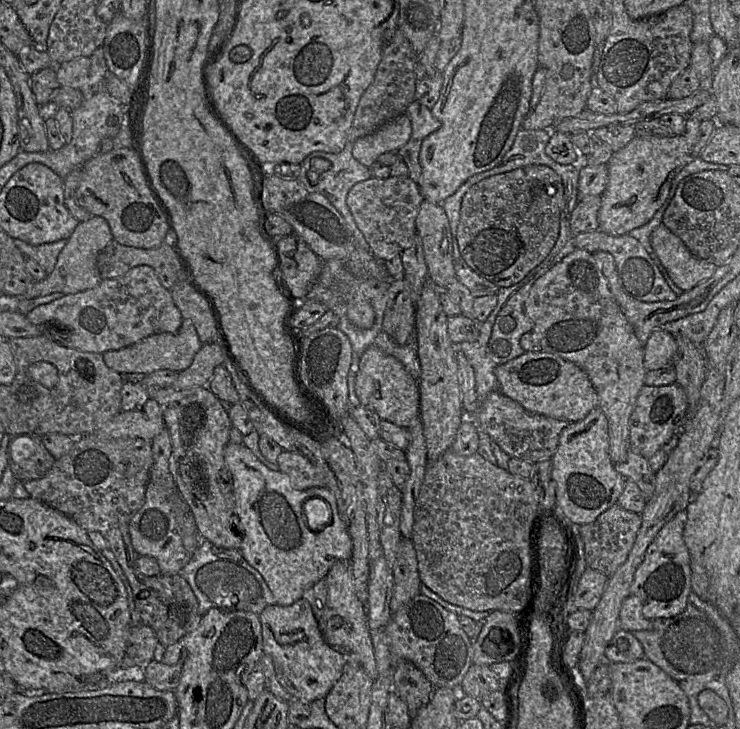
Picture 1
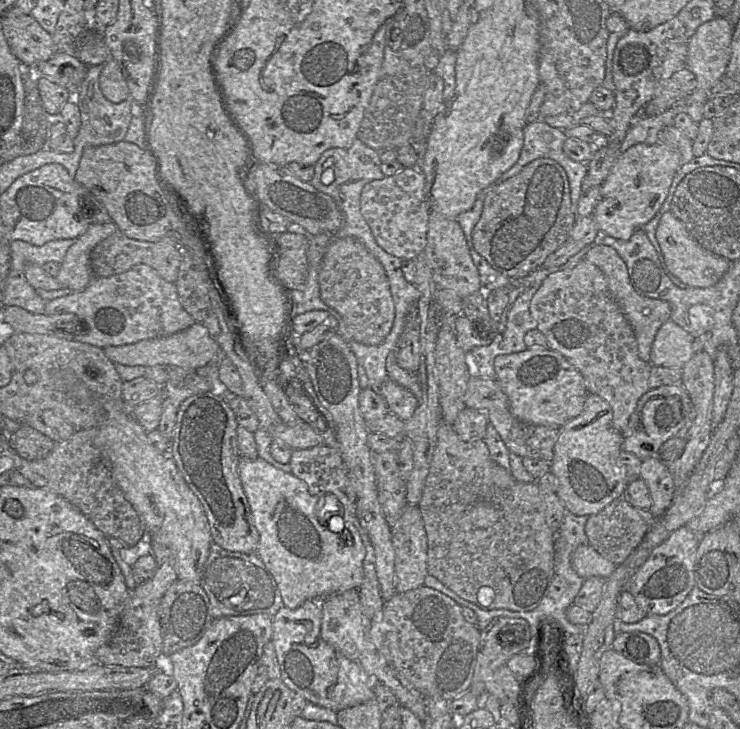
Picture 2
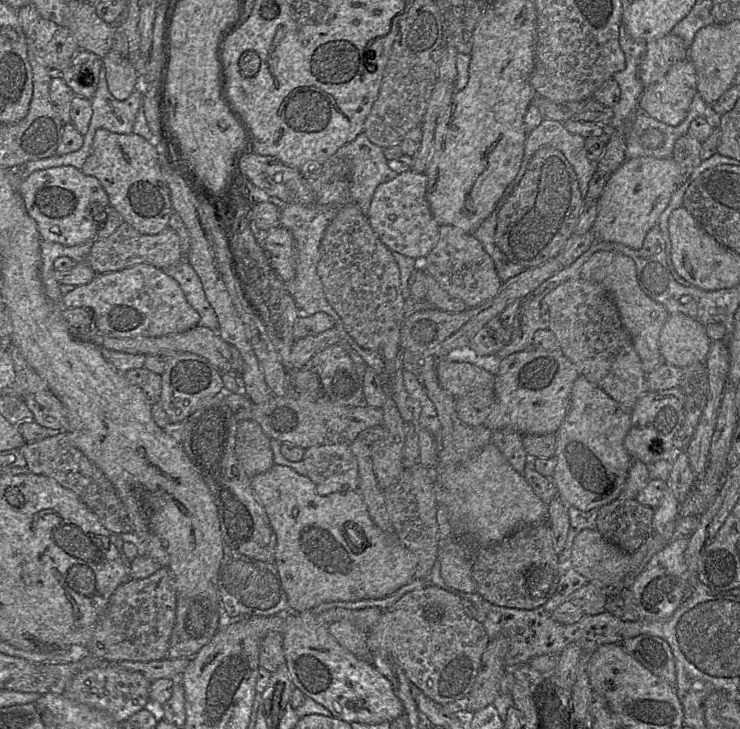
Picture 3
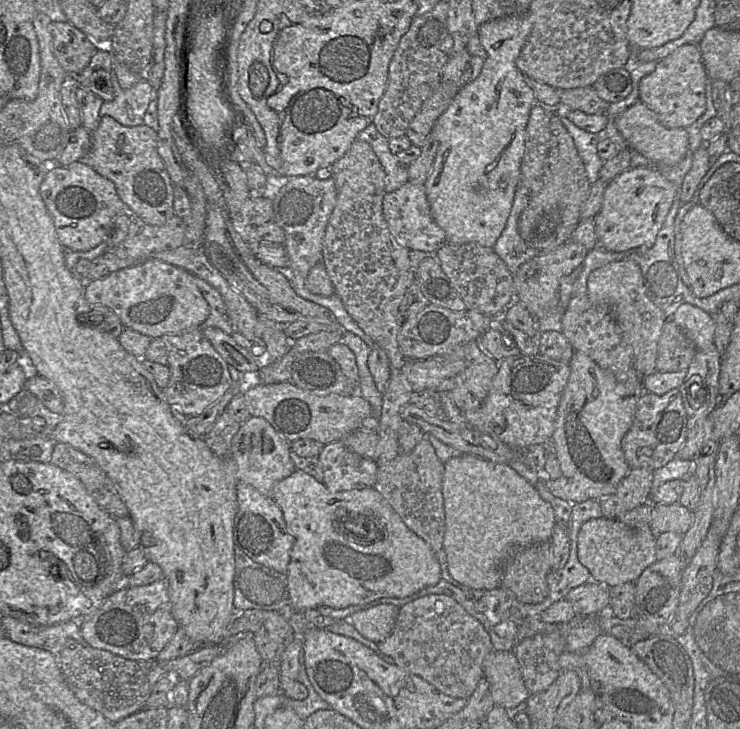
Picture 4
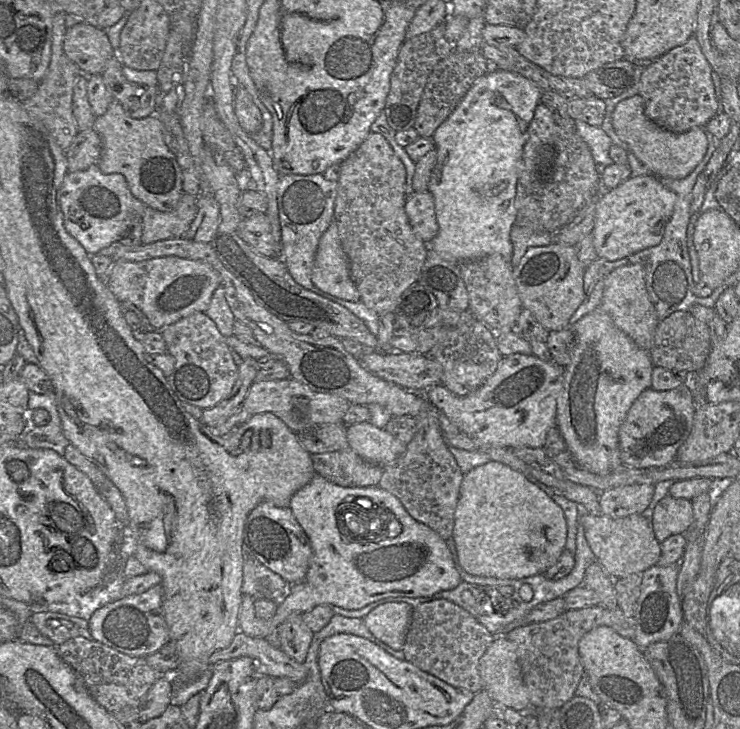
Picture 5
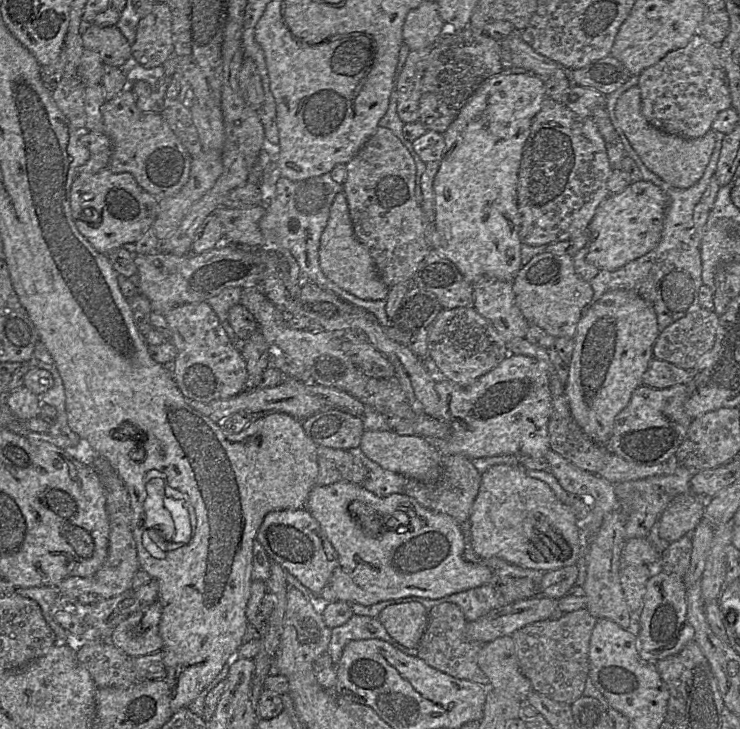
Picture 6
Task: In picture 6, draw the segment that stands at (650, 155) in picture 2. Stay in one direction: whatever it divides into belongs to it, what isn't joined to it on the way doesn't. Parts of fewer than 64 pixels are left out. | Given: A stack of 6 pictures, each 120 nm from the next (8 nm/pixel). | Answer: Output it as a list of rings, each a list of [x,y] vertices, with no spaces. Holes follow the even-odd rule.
[[[640,180],[620,193],[609,194],[588,227],[587,262],[599,270],[615,271],[647,254],[661,239],[666,210],[665,194],[649,181]]]

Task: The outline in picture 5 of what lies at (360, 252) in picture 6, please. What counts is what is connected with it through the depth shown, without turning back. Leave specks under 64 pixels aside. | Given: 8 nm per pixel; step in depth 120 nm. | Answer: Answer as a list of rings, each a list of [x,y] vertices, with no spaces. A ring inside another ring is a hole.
[[[334,221],[320,238],[311,279],[317,288],[327,294],[352,302],[360,301],[360,293],[351,277],[349,260]]]

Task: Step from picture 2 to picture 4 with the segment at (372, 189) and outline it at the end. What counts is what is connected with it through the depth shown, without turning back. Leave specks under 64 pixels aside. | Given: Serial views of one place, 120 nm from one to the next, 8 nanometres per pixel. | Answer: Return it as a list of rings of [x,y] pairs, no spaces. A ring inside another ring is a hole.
[[[408,181],[397,190],[386,193],[383,198],[383,215],[396,241],[409,250],[436,252],[446,242],[445,232],[432,217],[423,185]]]

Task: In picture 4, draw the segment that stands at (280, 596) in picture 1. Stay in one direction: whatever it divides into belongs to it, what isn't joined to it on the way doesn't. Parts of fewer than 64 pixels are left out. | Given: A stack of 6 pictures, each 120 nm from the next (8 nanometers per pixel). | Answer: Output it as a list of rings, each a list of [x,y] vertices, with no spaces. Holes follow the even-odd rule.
[[[296,469],[274,486],[271,497],[282,510],[287,530],[295,539],[286,572],[290,609],[342,609],[367,604],[380,598],[403,598],[434,586],[441,580],[441,567],[431,547],[406,526],[388,501],[373,487],[331,492],[322,482]],[[350,514],[362,515],[366,522],[367,519],[374,522],[378,538],[372,544],[360,543],[368,541],[359,541],[347,529],[345,519]]]

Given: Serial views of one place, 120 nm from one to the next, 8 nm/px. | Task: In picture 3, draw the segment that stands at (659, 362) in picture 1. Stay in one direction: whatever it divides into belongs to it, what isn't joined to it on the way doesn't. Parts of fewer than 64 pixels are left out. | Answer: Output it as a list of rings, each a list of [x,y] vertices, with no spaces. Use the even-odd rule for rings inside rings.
[[[675,314],[662,327],[659,350],[663,363],[683,369],[703,363],[711,343],[706,326],[684,314]]]

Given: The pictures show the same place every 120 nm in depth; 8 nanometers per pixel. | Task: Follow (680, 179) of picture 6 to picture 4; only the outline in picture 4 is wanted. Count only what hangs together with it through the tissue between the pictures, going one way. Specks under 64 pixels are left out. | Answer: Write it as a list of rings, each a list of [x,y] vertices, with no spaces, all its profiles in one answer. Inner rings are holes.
[[[640,100],[618,116],[616,127],[626,140],[628,147],[642,154],[653,165],[677,165],[688,152],[689,135],[687,130],[685,128],[664,127],[659,122],[656,114]]]

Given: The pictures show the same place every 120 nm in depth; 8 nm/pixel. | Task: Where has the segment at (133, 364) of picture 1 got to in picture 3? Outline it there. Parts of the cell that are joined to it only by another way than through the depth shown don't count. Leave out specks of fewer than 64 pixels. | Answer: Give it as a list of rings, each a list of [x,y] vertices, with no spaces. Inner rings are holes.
[[[197,325],[187,331],[170,334],[160,337],[136,337],[136,338],[103,338],[102,348],[124,352],[129,354],[144,354],[144,355],[162,355],[173,354],[175,352],[190,352],[200,355],[208,360],[208,362],[217,368],[220,372],[233,371],[232,367],[232,346],[222,339],[218,332]]]

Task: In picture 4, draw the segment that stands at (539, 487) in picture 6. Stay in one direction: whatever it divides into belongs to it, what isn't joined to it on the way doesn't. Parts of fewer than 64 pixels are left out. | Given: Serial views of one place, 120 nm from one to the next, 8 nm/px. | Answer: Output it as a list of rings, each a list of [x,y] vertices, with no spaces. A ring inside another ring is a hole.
[[[459,455],[445,463],[442,482],[445,510],[443,550],[448,572],[458,583],[476,590],[501,586],[504,563],[514,549],[550,541],[556,524],[552,506],[544,501],[534,486],[506,463],[497,463],[474,455]]]

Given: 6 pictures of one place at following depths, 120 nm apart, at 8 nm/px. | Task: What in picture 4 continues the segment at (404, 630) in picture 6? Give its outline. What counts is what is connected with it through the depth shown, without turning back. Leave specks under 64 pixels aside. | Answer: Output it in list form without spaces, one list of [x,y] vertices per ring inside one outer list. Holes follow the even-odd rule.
[[[380,604],[355,612],[344,620],[348,620],[364,638],[379,643],[392,632],[398,609],[392,604]]]

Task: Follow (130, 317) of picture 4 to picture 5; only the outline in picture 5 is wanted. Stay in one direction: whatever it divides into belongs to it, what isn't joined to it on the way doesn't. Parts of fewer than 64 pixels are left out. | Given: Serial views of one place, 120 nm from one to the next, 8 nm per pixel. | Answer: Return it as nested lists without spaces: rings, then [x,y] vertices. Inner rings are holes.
[[[166,256],[140,262],[117,261],[105,283],[120,303],[133,303],[161,331],[192,313],[206,312],[221,278],[207,262]]]

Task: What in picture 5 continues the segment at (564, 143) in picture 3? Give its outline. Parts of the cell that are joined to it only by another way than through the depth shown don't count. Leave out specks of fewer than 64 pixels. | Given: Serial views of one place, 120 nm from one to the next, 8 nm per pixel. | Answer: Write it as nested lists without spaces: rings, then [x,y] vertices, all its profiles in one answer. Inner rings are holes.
[[[575,120],[576,133],[589,146],[592,157],[600,174],[602,170],[614,163],[609,156],[609,149],[613,144],[610,137],[603,131],[601,126],[591,126],[581,120]]]

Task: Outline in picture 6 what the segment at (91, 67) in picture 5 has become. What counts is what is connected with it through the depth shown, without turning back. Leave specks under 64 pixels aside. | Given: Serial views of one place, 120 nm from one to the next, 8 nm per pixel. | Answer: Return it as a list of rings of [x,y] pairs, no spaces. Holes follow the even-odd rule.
[[[92,24],[82,35],[84,49],[97,52],[104,65],[120,67],[131,56],[131,44],[116,26],[100,28]]]

